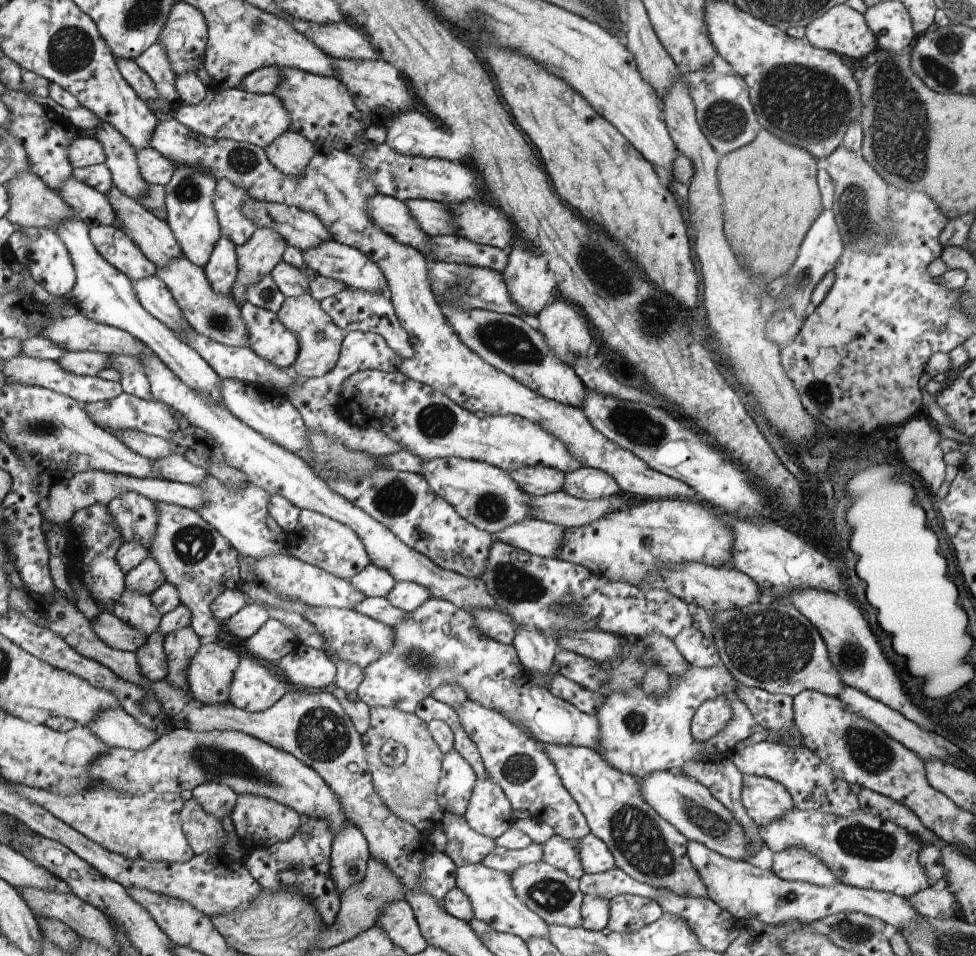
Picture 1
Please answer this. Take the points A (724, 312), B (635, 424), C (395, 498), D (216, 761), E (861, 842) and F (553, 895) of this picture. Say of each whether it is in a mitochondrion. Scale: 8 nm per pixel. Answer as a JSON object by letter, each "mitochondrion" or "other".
{"A":"other","B":"mitochondrion","C":"mitochondrion","D":"mitochondrion","E":"mitochondrion","F":"mitochondrion"}

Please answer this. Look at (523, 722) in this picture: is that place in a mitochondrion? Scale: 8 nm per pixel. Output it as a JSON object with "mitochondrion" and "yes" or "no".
{"mitochondrion":"no"}

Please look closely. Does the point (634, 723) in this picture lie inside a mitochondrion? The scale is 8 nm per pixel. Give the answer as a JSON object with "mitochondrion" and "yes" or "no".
{"mitochondrion":"yes"}

